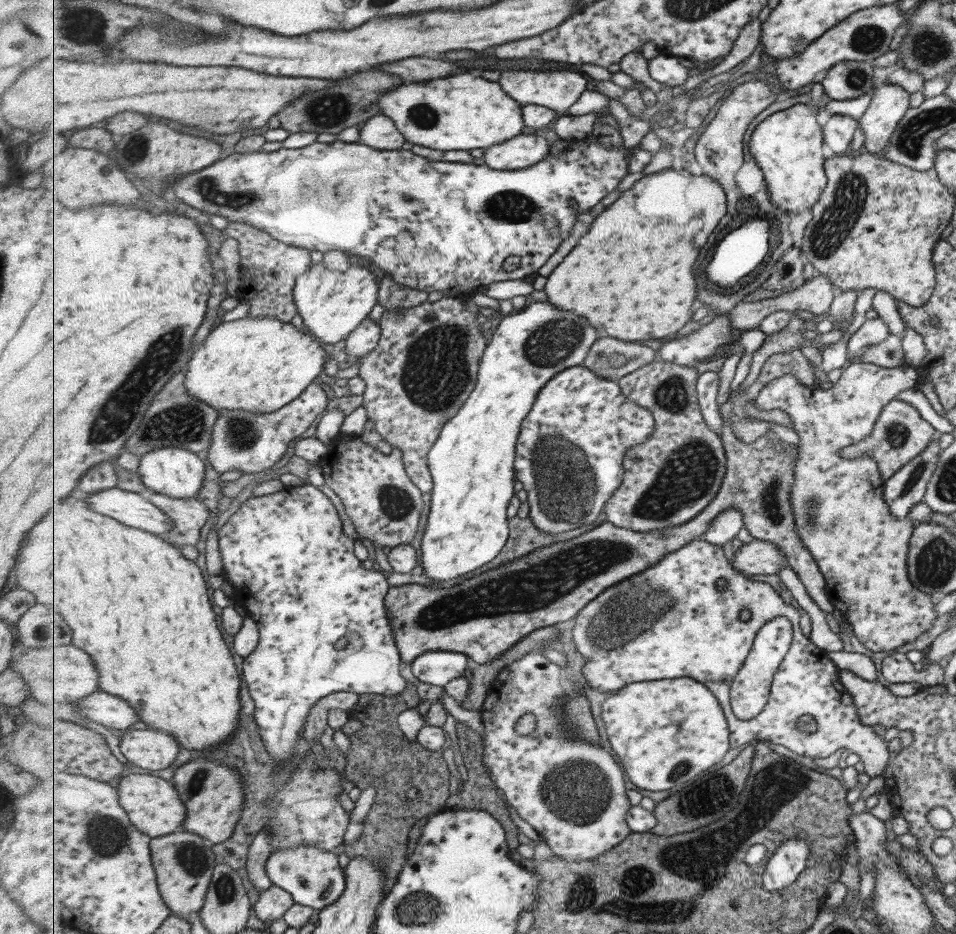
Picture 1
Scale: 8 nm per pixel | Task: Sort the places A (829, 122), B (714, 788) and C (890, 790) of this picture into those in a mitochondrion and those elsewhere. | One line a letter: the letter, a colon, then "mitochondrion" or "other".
A: other
B: mitochondrion
C: other

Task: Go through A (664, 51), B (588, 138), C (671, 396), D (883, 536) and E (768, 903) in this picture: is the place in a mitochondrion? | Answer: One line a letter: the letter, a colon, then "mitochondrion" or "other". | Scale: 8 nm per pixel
A: other
B: other
C: mitochondrion
D: other
E: other

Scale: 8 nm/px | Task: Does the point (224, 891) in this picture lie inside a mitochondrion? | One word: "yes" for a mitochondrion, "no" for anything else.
yes

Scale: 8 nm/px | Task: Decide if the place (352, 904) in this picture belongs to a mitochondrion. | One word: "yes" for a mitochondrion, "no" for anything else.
no

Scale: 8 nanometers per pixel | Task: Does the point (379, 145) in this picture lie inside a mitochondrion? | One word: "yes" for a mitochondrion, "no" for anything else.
no

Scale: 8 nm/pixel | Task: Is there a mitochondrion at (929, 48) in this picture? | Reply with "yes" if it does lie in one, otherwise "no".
yes

